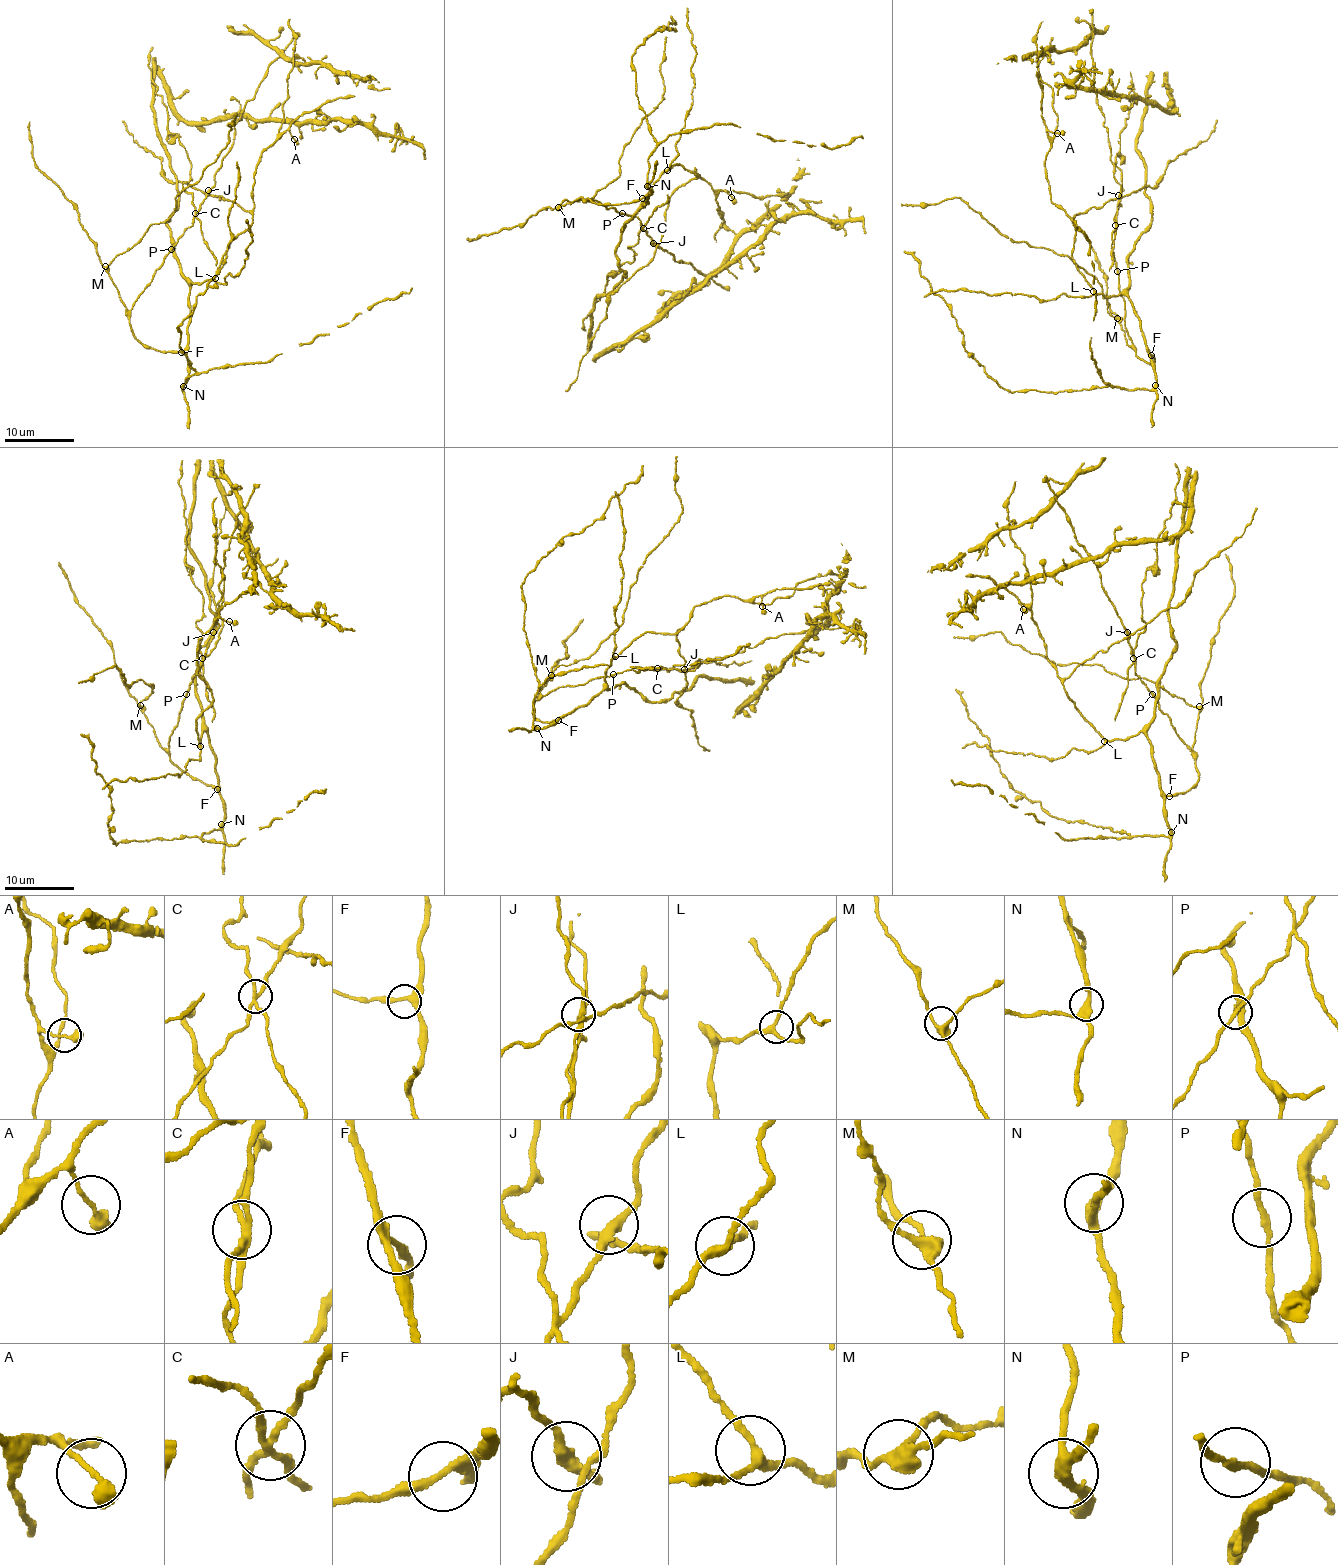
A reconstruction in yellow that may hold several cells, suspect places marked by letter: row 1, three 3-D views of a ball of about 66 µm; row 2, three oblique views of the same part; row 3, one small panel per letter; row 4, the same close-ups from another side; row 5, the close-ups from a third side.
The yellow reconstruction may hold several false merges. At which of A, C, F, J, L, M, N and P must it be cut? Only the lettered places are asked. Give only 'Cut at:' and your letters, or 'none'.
Cut at: C

